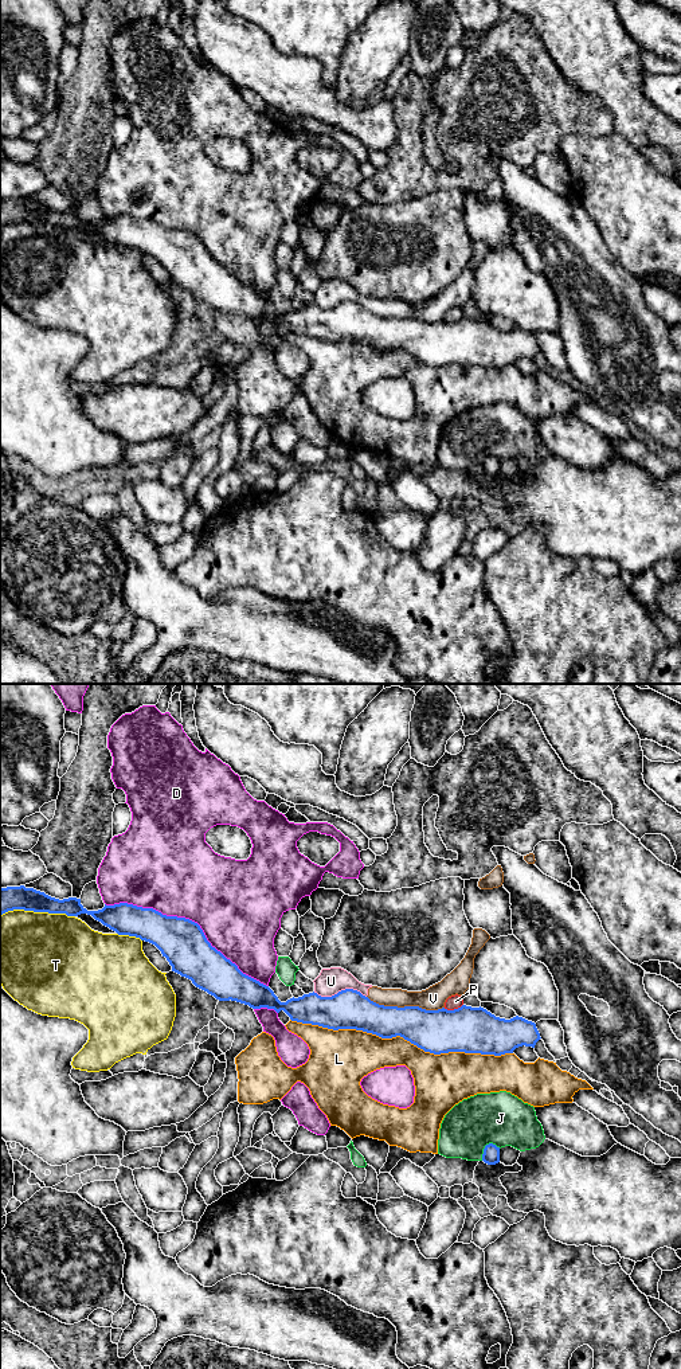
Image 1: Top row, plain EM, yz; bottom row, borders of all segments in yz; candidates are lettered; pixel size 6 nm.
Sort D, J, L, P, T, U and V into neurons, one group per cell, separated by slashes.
D / J / L / P / T / U V

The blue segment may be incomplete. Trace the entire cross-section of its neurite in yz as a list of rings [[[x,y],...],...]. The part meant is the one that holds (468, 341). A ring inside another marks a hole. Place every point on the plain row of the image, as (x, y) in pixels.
[[[0,199],[0,227],[24,222],[34,224],[91,227],[118,247],[154,257],[172,283],[219,313],[236,313],[253,321],[283,322],[291,333],[322,340],[356,341],[381,351],[403,349],[424,364],[501,368],[541,351],[536,336],[523,329],[500,330],[484,320],[426,322],[419,318],[384,318],[360,304],[345,301],[332,309],[304,306],[281,314],[274,304],[243,286],[235,275],[211,258],[200,238],[189,231],[167,228],[153,220],[128,215],[87,223],[81,211],[55,211],[34,200]]]

